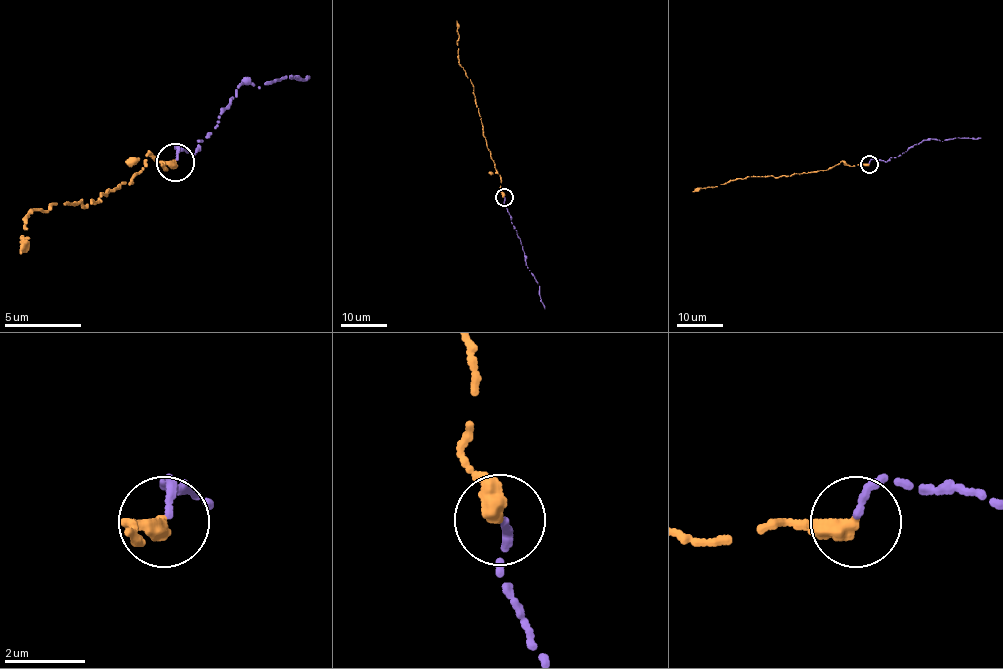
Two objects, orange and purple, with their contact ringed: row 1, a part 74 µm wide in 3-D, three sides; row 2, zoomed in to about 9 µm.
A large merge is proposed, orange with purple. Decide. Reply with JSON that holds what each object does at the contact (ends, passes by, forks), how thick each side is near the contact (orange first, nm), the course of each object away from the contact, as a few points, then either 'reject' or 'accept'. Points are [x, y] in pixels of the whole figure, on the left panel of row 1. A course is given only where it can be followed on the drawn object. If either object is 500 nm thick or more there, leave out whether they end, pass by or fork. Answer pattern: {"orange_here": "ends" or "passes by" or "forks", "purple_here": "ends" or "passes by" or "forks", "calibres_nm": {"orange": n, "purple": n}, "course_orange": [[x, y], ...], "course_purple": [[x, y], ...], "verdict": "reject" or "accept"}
{"orange_here": "ends", "purple_here": "ends", "calibres_nm": {"orange": 440, "purple": 190}, "course_orange": [[176, 161], [161, 161], [165, 168], [149, 153], [130, 184], [100, 203], [27, 214], [20, 252]], "course_purple": [[176, 161], [176, 145], [191, 153], [229, 107], [245, 81], [260, 88], [290, 77], [309, 77]], "verdict": "accept"}

